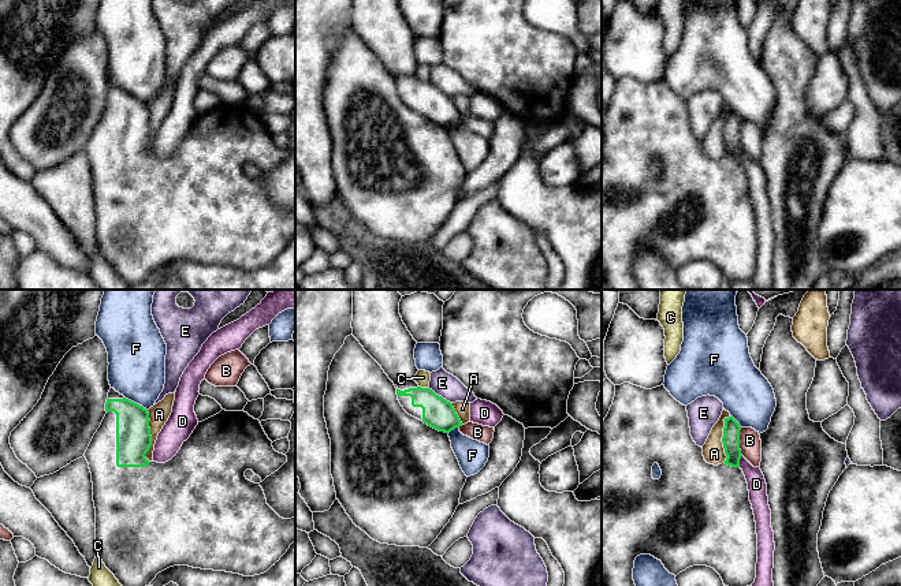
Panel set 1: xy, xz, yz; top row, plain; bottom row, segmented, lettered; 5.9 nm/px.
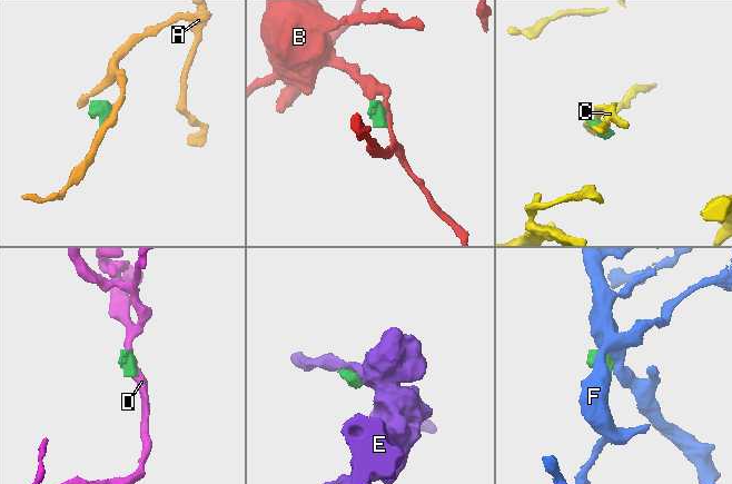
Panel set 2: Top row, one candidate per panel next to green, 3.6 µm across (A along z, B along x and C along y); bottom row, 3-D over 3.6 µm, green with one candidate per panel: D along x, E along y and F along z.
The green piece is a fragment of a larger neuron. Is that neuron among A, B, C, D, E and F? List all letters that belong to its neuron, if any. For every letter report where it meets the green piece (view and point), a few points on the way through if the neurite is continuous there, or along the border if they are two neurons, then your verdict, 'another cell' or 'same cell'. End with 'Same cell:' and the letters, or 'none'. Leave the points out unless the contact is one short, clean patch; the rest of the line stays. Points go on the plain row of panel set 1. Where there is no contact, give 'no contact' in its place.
A: meets green in xy at (151, 130); border along xy (146, 104), (151, 141), (145, 152), (149, 156); another cell
B: meets green in yz at (738, 135); border along yz (740, 122), (740, 146), (743, 149); another cell
C: meets green in xz at (424, 82); border along xz (419, 79), (428, 82); another cell
D: meets green in yz at (738, 155); border along yz (741, 149), (738, 160); another cell
E: meets green in xz at (440, 90); border along xz (428, 82), (451, 97); another cell
F: meets green in xy at (136, 97); border along xy (125, 90), (146, 104); another cell
Same cell: none

